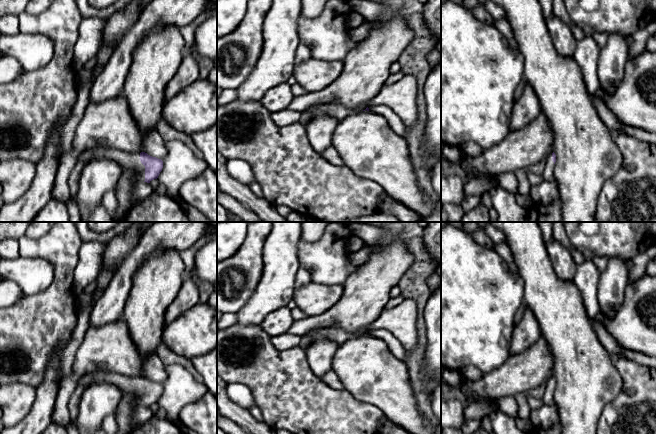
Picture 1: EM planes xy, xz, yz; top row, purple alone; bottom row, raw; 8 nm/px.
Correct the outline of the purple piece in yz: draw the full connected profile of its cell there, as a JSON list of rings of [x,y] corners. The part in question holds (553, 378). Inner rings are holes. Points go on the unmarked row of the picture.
[[[550,377],[545,381],[545,392],[542,397],[542,401],[546,405],[555,405],[554,401],[554,390],[556,386],[556,379],[555,377]]]

